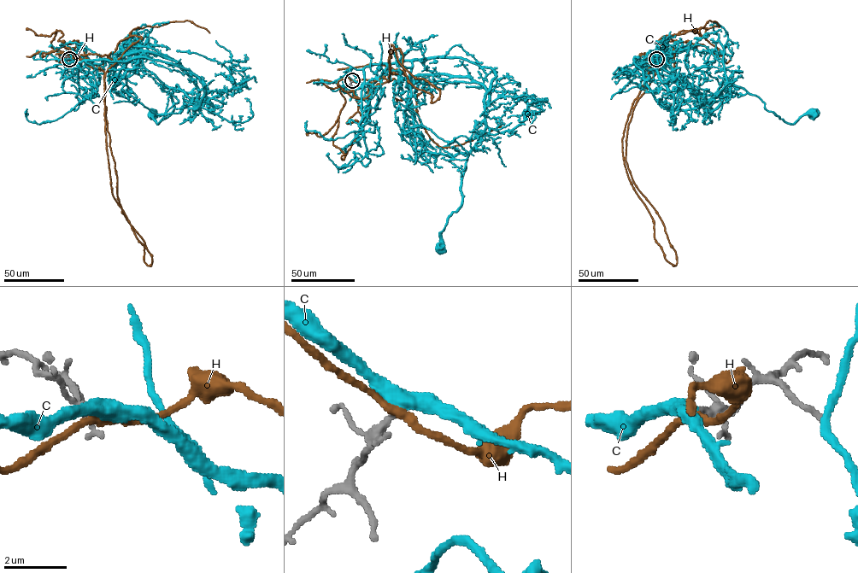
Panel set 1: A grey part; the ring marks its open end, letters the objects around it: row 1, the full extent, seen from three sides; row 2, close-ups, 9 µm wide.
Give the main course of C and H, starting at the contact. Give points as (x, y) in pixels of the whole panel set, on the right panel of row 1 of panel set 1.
C: (656, 59), (705, 45), (723, 63), (724, 89), (743, 88), (787, 123), (814, 114)
H: (656, 59), (672, 57), (634, 107), (625, 160), (675, 266), (622, 137), (658, 40), (718, 25), (699, 32)

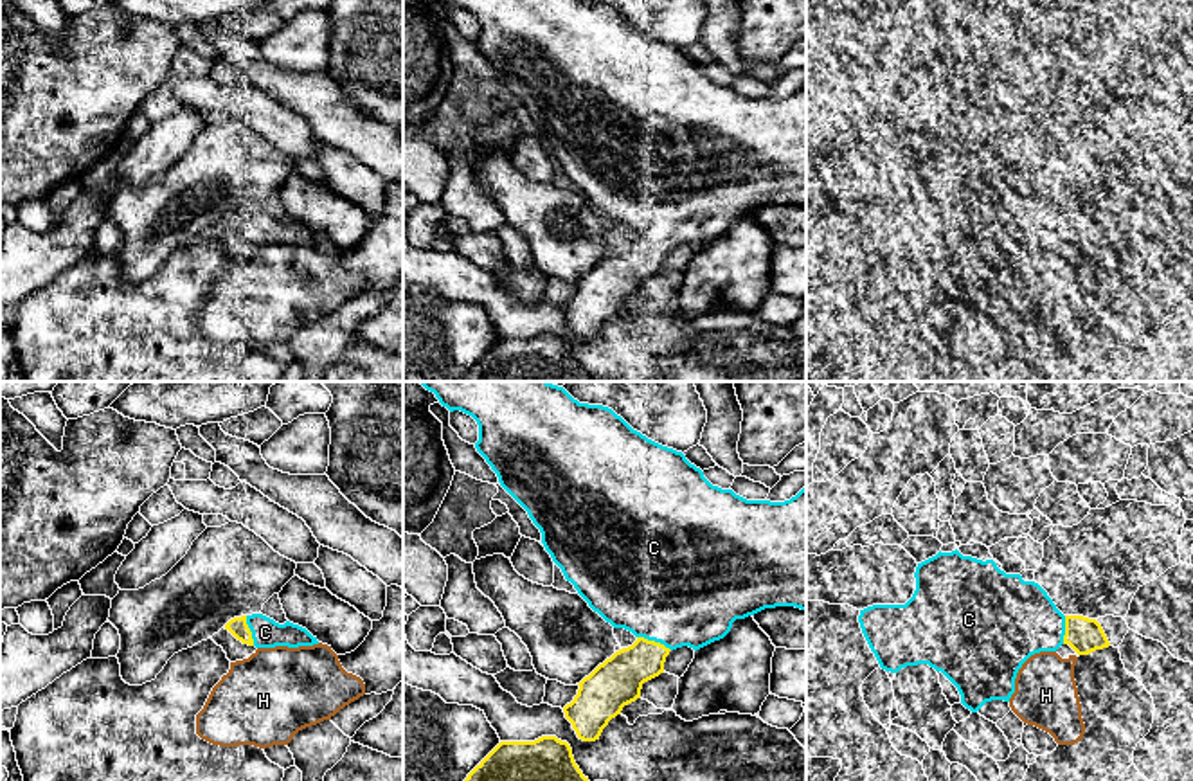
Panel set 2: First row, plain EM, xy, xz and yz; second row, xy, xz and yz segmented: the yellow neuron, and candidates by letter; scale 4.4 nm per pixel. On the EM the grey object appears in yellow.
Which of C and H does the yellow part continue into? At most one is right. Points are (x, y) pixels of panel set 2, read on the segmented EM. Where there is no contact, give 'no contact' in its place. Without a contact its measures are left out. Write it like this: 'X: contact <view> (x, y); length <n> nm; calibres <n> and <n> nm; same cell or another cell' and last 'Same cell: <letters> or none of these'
C: contact xz (654, 641); length 170 nm; calibres 220 and 500 nm; same cell
H: no contact; another cell
Same cell: C

